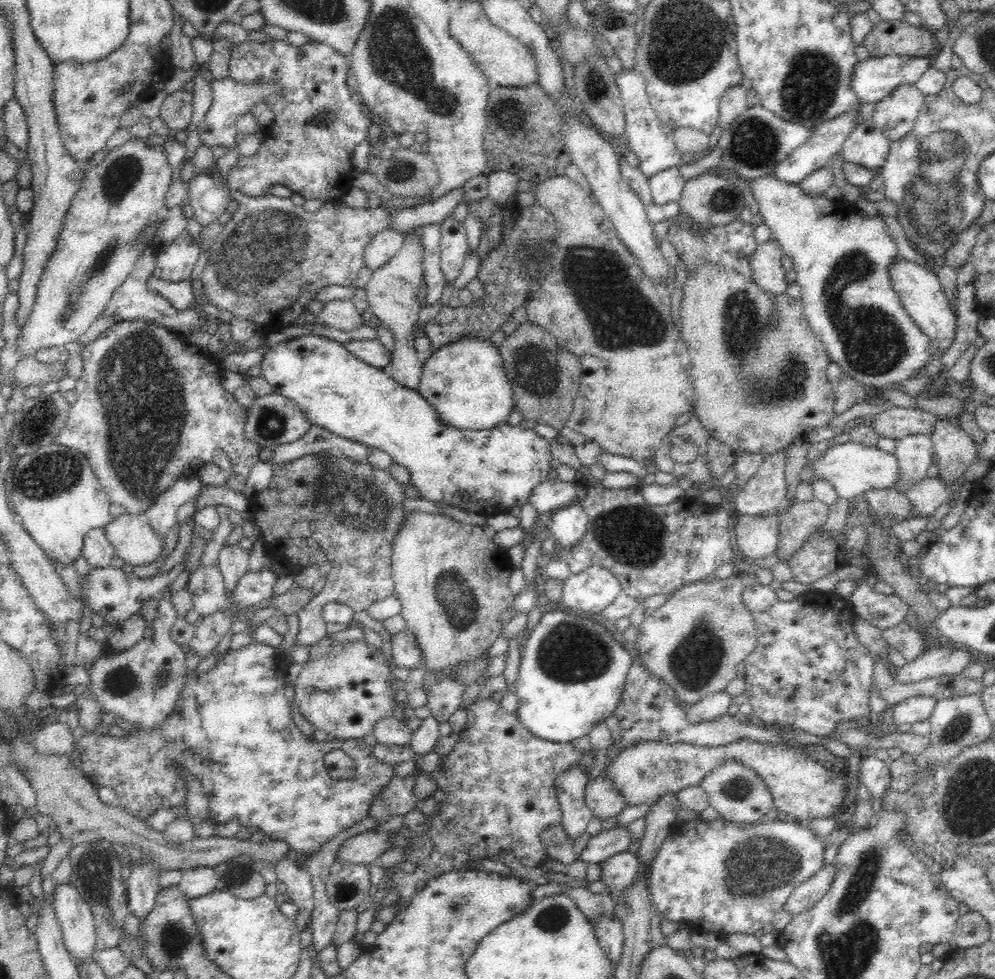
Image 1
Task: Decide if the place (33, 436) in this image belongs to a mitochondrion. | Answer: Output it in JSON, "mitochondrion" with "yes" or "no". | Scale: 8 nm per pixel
{"mitochondrion":"yes"}

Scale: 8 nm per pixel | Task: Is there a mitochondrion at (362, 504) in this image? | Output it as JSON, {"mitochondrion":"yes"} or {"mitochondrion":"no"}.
{"mitochondrion":"yes"}

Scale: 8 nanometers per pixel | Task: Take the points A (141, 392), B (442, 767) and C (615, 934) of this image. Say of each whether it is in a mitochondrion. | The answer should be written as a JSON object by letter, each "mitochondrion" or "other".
{"A":"mitochondrion","B":"other","C":"other"}

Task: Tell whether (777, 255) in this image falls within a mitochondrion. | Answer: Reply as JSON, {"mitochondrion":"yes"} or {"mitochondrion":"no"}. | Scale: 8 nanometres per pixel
{"mitochondrion":"no"}

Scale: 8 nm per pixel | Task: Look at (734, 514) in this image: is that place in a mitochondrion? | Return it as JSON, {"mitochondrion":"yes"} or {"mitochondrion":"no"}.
{"mitochondrion":"no"}

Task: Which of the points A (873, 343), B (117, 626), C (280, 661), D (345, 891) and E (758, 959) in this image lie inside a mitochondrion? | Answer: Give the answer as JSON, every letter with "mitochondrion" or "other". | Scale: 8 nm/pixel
{"A":"mitochondrion","B":"other","C":"other","D":"mitochondrion","E":"other"}

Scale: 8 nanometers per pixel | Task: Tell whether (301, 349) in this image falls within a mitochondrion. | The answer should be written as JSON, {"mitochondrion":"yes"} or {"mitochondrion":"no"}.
{"mitochondrion":"no"}

